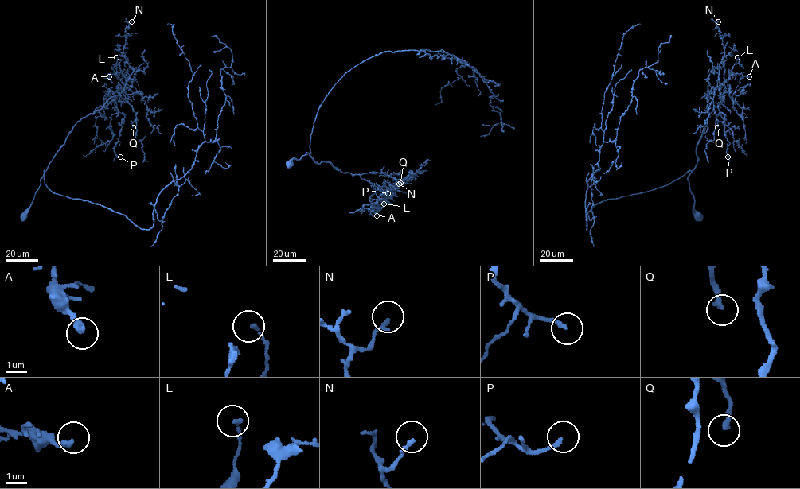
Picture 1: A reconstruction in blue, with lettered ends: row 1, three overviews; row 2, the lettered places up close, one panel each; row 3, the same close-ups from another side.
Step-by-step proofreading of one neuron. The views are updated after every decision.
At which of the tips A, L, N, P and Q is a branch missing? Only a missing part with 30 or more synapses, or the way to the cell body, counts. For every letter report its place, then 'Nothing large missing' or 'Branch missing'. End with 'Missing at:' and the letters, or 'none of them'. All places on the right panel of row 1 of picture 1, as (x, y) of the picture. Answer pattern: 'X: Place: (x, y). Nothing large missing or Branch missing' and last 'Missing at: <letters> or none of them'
A: Place: (749, 76). Nothing large missing
L: Place: (737, 57). Nothing large missing
N: Place: (718, 21). Nothing large missing
P: Place: (727, 157). Branch missing
Q: Place: (717, 127). Branch missing
Missing at: P, Q

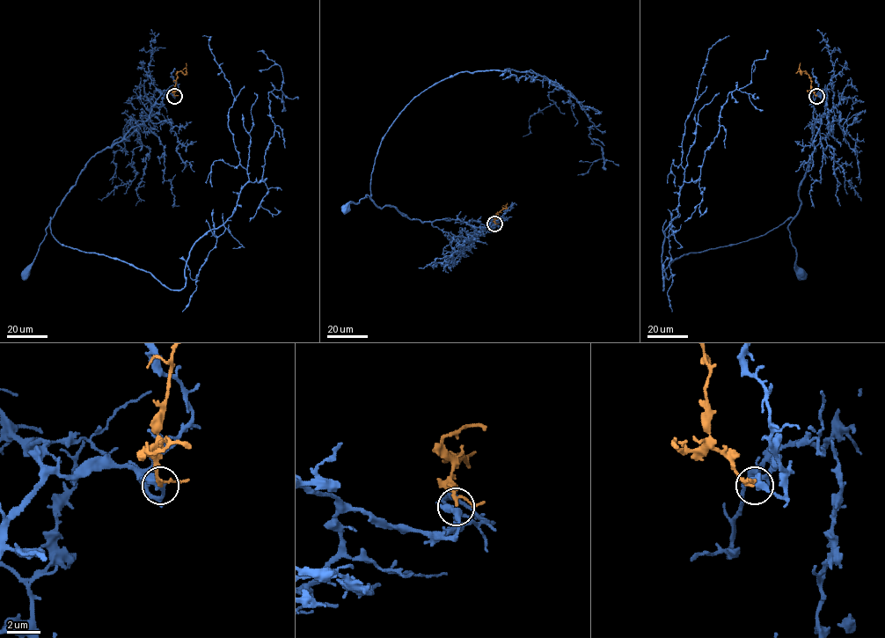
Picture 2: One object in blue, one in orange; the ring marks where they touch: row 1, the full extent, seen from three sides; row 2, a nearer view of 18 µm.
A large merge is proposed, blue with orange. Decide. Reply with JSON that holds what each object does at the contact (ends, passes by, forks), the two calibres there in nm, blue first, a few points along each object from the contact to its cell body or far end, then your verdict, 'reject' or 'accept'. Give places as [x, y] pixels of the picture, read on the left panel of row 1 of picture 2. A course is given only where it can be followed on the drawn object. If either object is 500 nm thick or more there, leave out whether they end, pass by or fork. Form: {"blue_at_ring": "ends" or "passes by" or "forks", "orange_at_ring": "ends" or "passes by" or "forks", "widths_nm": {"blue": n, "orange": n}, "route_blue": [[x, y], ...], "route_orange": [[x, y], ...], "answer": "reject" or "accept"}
{"blue_at_ring": "passes by", "orange_at_ring": "passes by", "widths_nm": {"blue": 360, "orange": 150}, "route_blue": [[174, 96], [161, 94], [149, 118], [91, 158], [50, 221], [44, 239], [25, 274]], "route_orange": [[174, 96], [176, 74], [186, 73], [186, 63]], "answer": "accept"}

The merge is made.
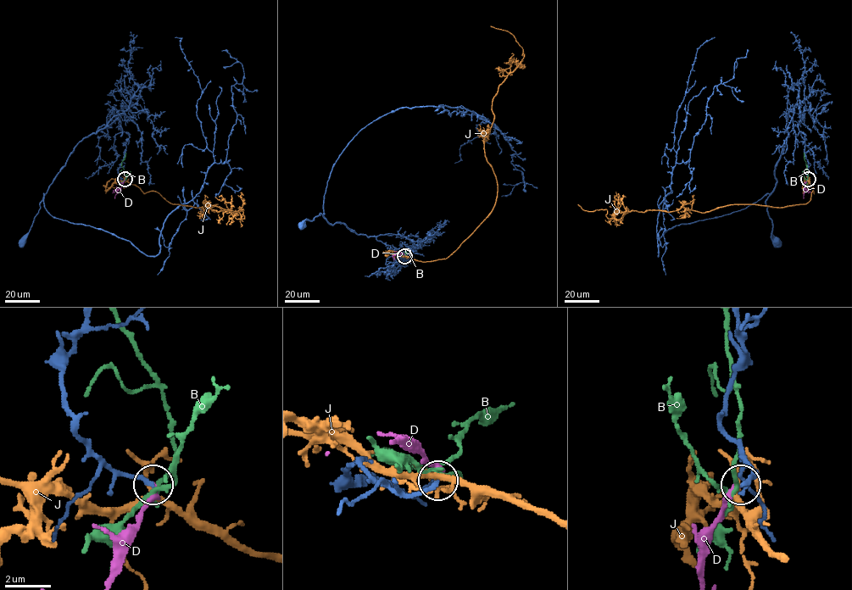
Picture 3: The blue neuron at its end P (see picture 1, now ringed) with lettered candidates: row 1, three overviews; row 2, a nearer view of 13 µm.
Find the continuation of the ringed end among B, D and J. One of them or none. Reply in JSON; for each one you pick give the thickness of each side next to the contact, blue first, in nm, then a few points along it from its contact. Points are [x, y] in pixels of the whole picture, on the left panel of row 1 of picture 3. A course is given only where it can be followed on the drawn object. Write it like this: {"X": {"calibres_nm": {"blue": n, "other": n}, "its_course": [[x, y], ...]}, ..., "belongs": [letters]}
{"D": {"calibres_nm": {"blue": 190, "other": 220}, "its_course": [[125, 179], [114, 192]]}, "belongs": ["D"]}

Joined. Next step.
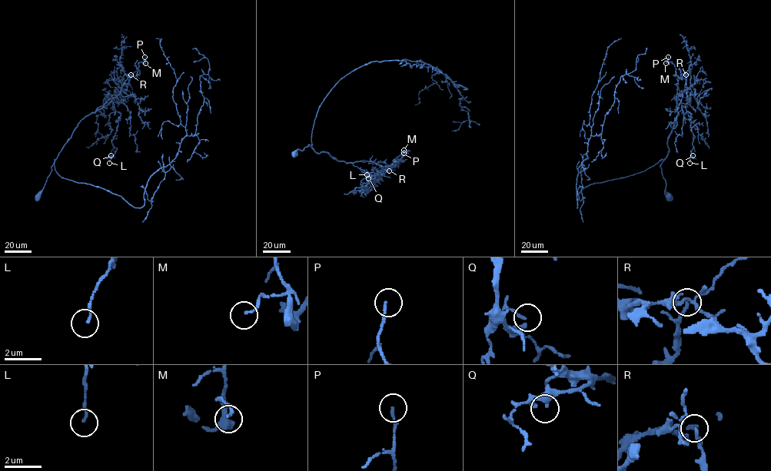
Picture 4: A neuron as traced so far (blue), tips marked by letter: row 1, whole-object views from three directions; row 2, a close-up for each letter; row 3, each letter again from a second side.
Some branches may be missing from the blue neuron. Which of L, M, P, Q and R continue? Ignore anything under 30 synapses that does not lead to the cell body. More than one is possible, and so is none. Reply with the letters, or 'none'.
R

